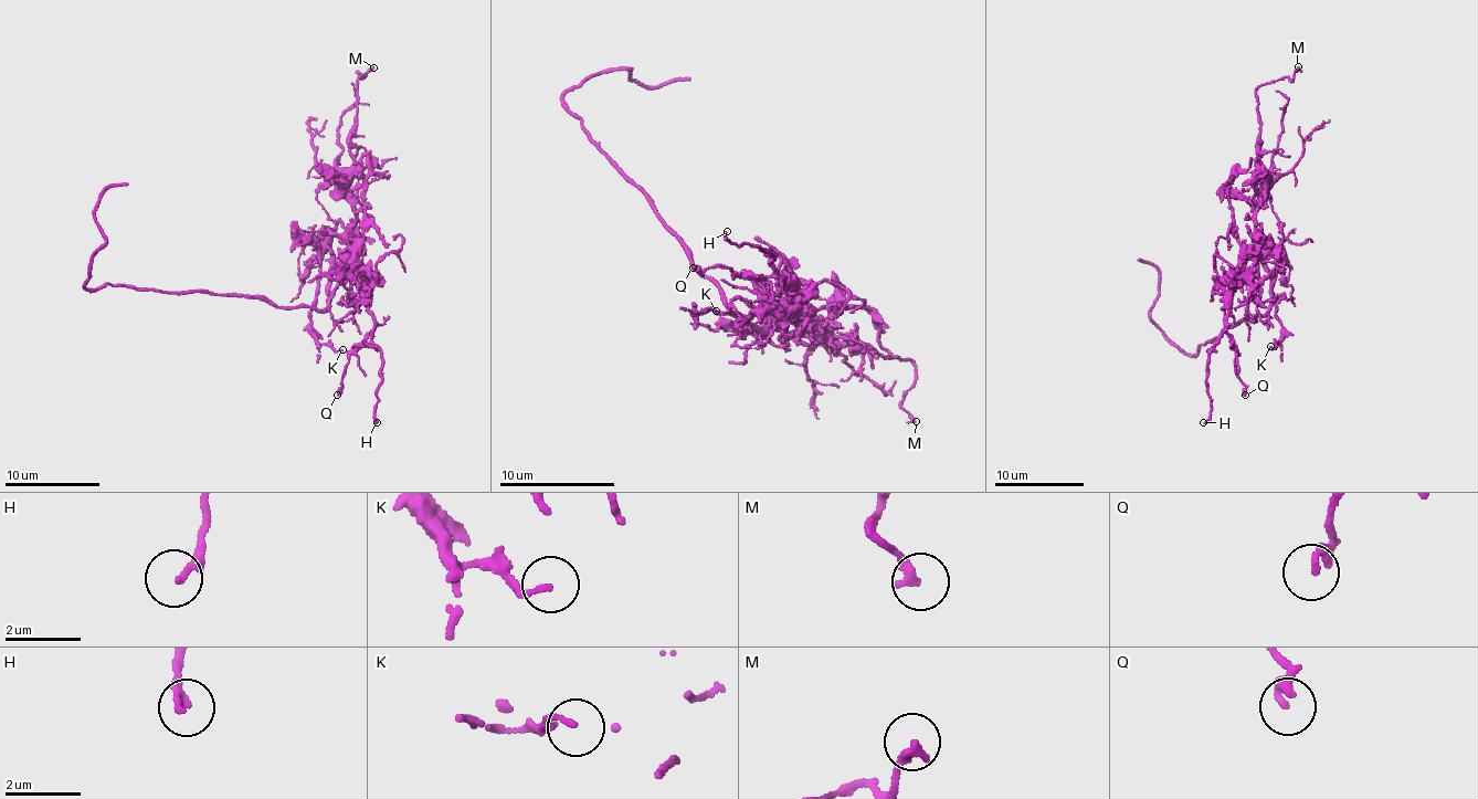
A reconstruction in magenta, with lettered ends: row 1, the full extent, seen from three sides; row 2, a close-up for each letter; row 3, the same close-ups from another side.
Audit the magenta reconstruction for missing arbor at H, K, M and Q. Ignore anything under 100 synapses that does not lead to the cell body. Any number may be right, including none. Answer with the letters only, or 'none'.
none

